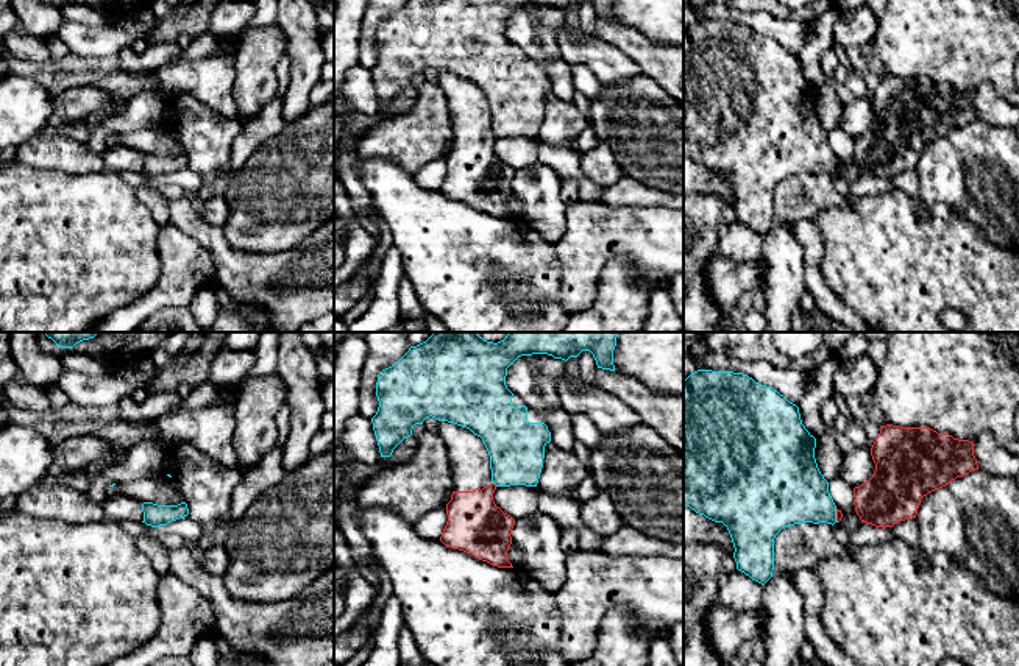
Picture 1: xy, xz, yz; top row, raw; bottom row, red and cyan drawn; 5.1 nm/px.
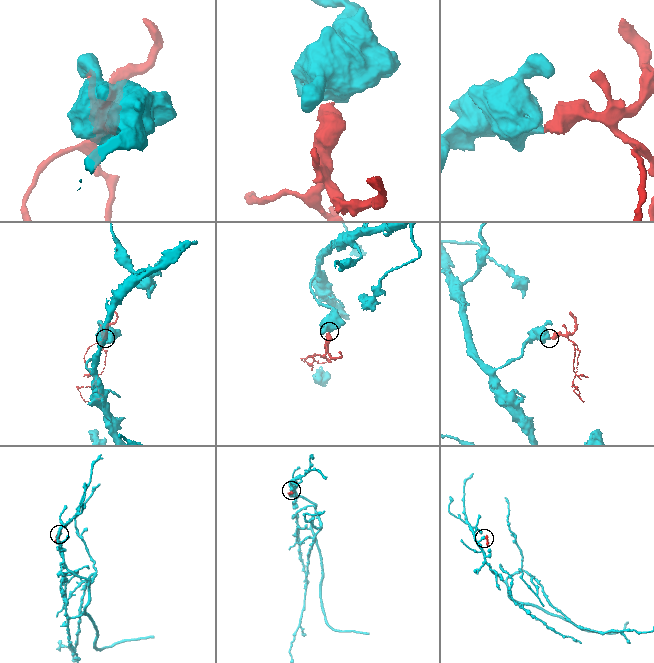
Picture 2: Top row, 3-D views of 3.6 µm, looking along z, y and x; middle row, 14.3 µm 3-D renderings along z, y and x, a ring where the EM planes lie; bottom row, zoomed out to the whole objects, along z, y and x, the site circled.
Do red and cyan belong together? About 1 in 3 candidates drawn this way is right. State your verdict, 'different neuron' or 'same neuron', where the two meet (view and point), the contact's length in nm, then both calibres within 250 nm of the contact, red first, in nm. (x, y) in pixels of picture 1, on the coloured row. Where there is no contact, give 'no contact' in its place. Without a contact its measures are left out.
different neuron; contact xz (493, 484); length 40 nm; calibres 300 and 280 nm

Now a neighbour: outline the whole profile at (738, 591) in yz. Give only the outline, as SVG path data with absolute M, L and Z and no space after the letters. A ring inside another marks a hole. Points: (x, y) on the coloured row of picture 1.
M737 569L723 582L718 604L737 613L746 613L760 607L762 594L763 585Z

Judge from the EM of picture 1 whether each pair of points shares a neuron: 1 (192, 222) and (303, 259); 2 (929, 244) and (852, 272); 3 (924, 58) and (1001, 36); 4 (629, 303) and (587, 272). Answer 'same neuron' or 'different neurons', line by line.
1: same neuron
2: same neuron
3: same neuron
4: different neurons

